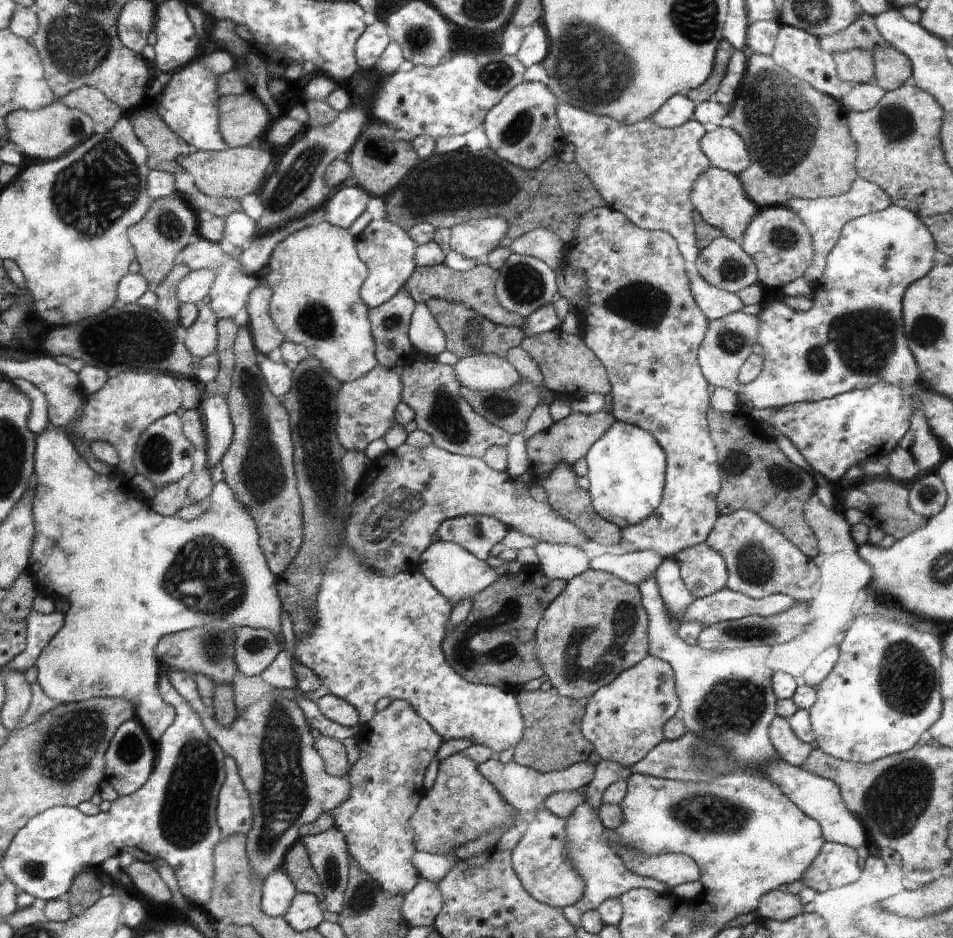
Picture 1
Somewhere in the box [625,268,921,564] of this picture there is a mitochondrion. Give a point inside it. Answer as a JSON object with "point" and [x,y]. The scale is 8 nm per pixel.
{"point":[863,341]}

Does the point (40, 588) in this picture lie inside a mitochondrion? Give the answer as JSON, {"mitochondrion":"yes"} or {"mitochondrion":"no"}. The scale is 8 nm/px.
{"mitochondrion":"no"}

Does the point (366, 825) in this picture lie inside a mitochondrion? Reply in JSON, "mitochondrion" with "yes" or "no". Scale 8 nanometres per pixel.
{"mitochondrion":"no"}

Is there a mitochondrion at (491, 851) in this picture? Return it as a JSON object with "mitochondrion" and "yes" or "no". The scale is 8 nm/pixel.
{"mitochondrion":"no"}

